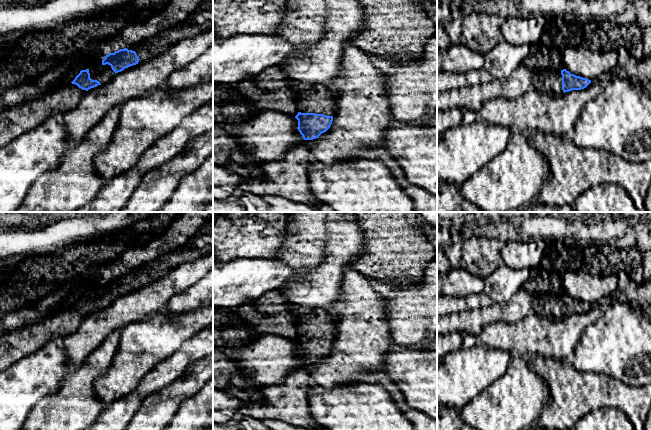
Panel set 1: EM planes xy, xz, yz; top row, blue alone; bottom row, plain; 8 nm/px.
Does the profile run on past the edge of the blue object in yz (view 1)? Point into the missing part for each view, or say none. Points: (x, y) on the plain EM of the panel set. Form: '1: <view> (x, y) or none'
1: yz (547, 304)

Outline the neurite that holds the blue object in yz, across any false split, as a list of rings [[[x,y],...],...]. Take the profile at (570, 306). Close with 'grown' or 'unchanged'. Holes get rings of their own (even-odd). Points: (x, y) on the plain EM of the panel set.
[[[546,291],[532,294],[532,311],[555,320],[572,314],[584,313],[590,307],[591,304],[571,298],[566,293],[554,294]]] | grown

